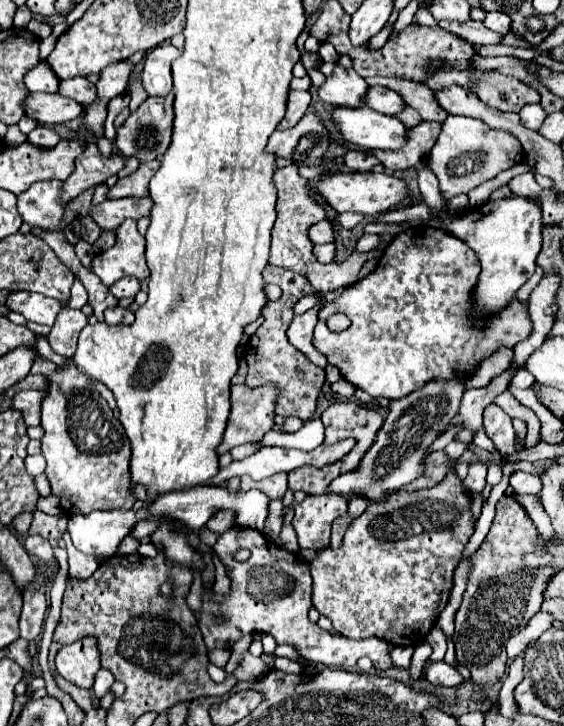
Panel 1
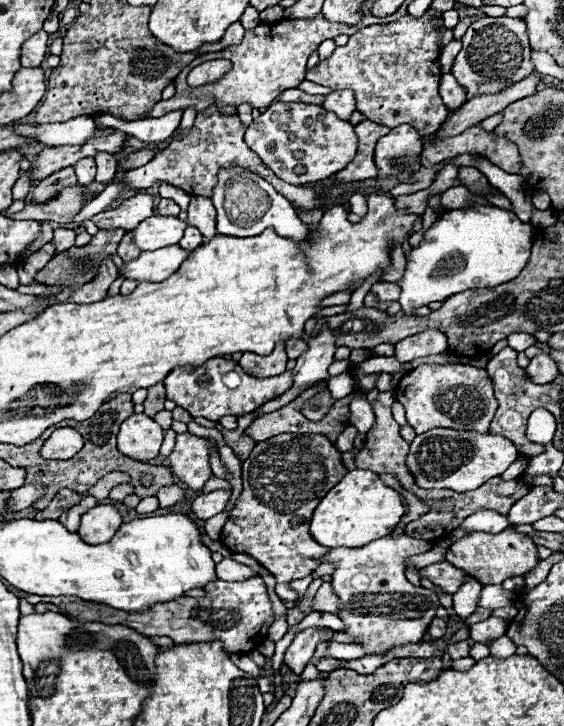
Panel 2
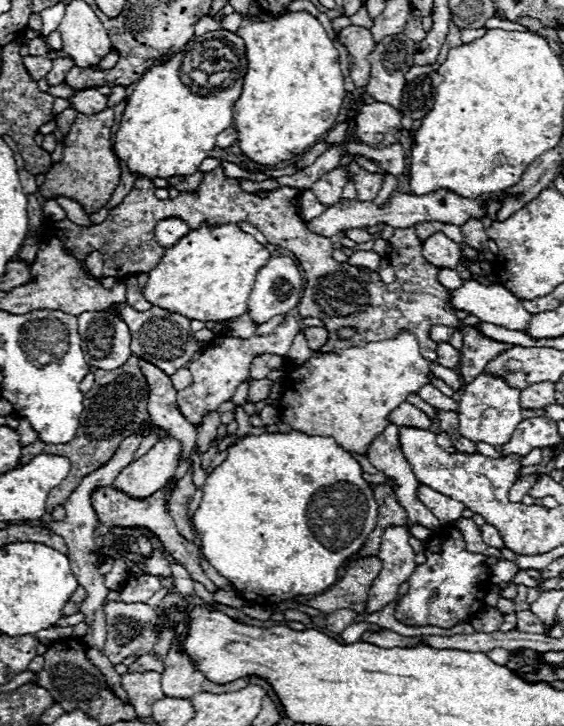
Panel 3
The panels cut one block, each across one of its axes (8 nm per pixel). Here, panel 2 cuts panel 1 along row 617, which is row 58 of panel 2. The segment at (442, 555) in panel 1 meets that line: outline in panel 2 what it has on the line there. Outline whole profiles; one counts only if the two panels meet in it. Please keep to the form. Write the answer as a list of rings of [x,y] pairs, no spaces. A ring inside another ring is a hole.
[[[428,12],[420,18],[410,14],[390,24],[366,26],[350,36],[346,46],[338,46],[330,58],[318,62],[318,66],[306,70],[306,80],[328,86],[332,90],[352,90],[356,98],[356,110],[368,120],[384,126],[410,124],[420,136],[434,134],[448,118],[438,86],[442,78],[440,70],[440,34],[446,30],[442,18]],[[402,118],[402,120],[388,120]]]

